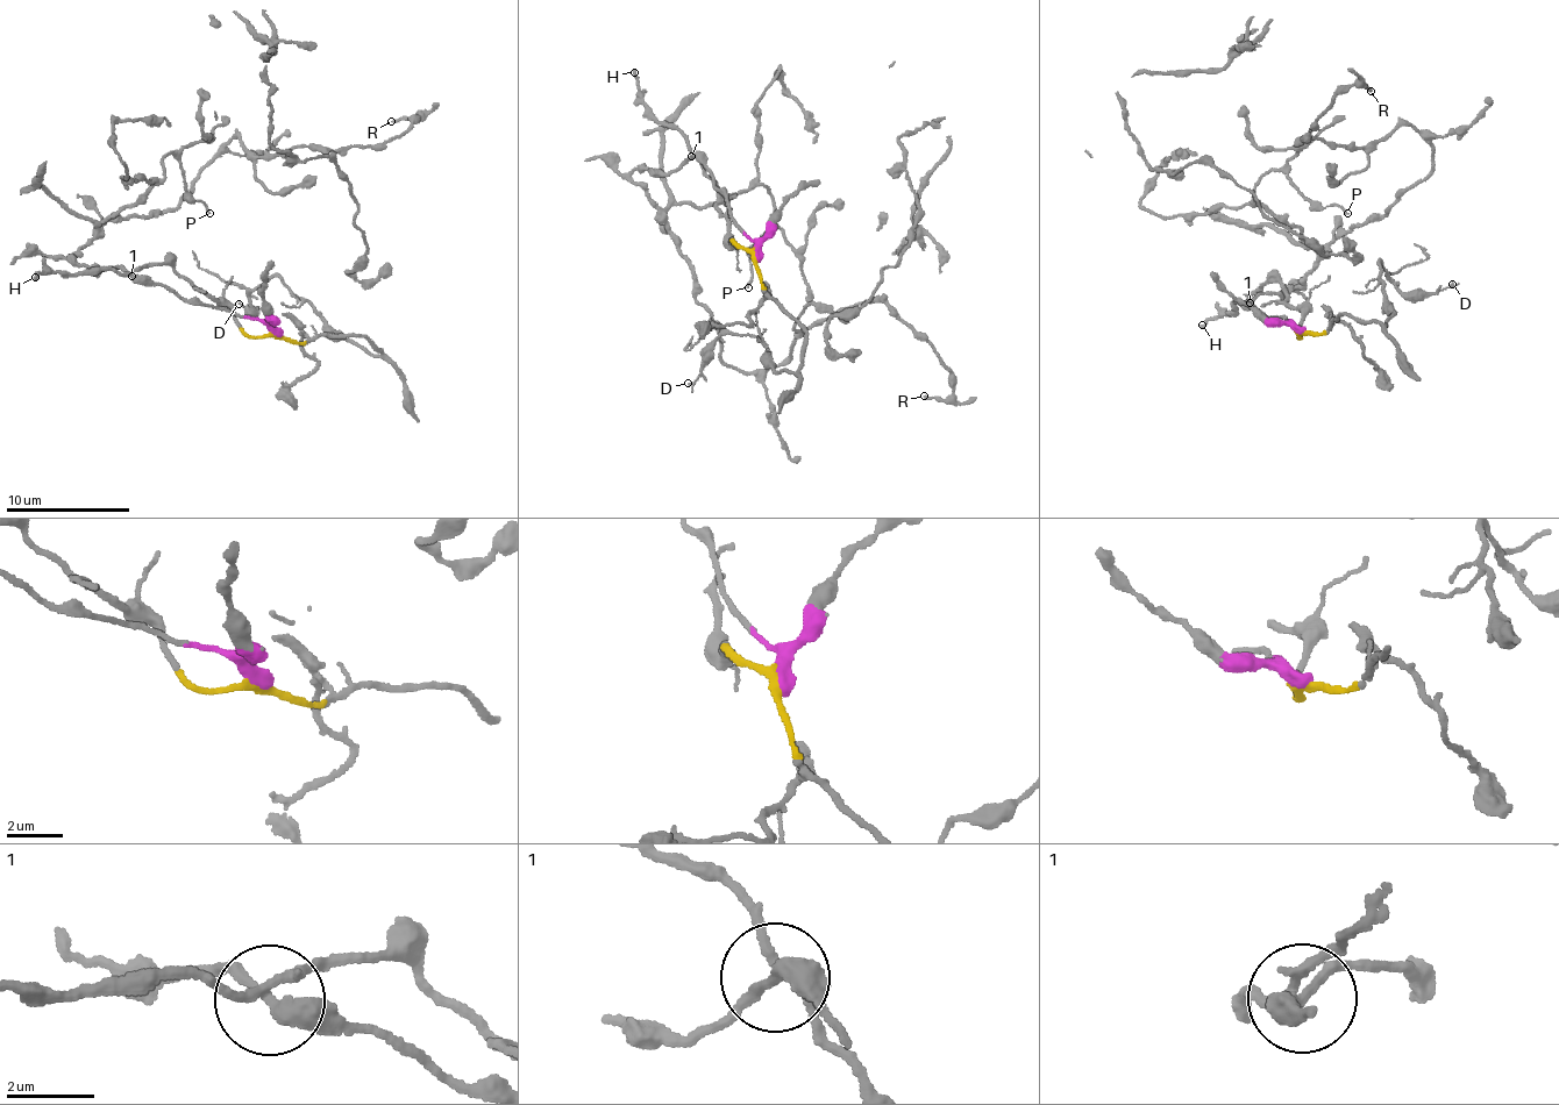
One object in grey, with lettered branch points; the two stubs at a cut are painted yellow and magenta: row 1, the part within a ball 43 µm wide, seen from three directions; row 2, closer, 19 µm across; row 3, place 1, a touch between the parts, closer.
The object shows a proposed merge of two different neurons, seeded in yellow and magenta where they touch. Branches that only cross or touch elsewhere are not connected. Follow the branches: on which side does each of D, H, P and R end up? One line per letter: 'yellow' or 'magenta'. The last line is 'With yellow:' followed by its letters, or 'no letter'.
D: yellow
H: yellow
P: magenta
R: magenta
With yellow: D, H

